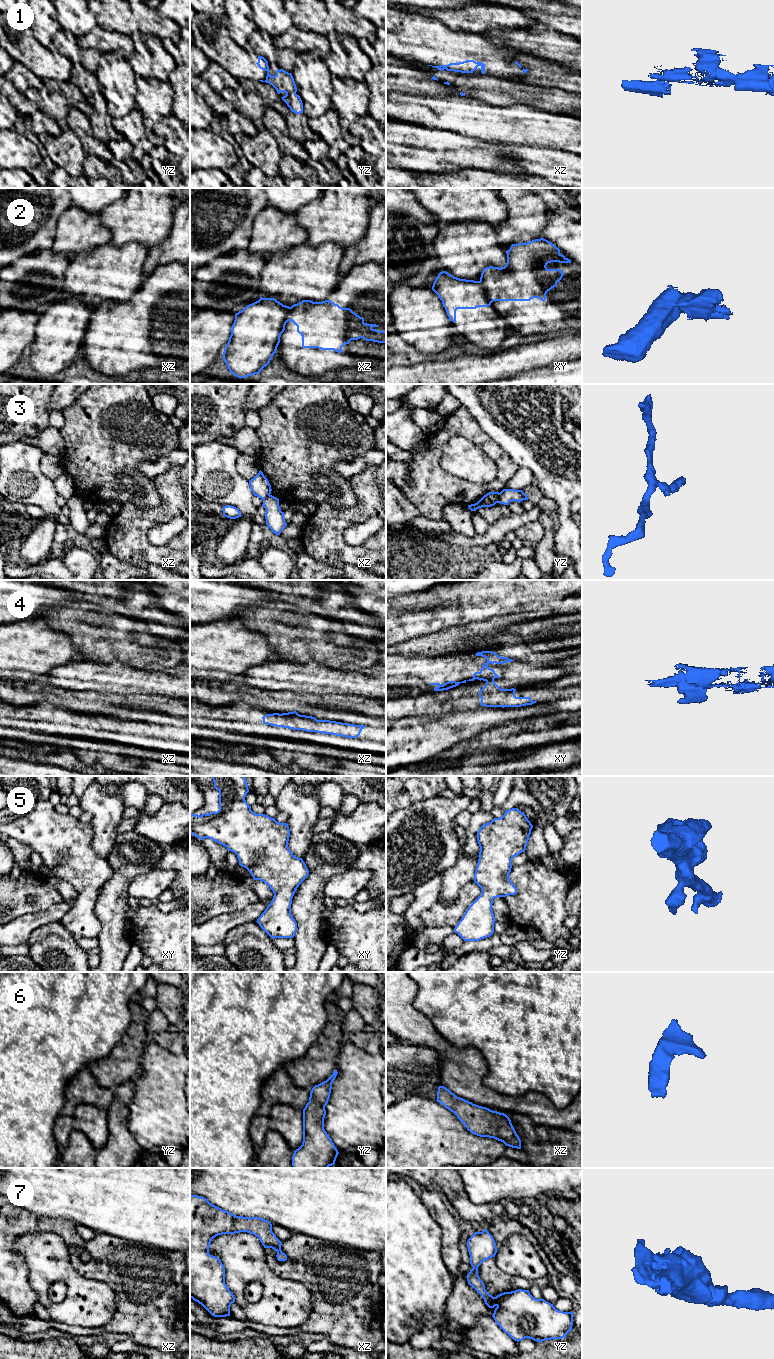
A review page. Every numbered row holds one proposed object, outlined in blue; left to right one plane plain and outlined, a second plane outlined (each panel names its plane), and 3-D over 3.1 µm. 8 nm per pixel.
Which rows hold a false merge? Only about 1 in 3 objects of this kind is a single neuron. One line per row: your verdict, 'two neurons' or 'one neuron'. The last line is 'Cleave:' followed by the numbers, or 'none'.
1: two neurons
2: two neurons
3: two neurons
4: two neurons
5: one neuron
6: one neuron
7: one neuron
Cleave: 1, 2, 3, 4

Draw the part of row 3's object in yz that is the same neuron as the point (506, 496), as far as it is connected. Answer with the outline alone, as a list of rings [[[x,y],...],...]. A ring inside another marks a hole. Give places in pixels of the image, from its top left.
[[[503,489],[499,494],[499,503],[504,505],[509,505],[511,501],[520,503],[523,500],[528,500],[528,497],[522,490]]]

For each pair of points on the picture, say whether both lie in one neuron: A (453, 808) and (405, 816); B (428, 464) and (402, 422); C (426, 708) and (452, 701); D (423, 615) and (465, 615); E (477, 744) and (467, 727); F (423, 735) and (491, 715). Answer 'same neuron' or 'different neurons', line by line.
A: same neuron
B: different neurons
C: same neuron
D: same neuron
E: different neurons
F: same neuron

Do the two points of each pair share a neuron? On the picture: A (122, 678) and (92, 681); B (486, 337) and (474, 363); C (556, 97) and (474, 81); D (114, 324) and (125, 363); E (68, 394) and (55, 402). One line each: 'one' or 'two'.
A: one
B: two
C: one
D: one
E: one

